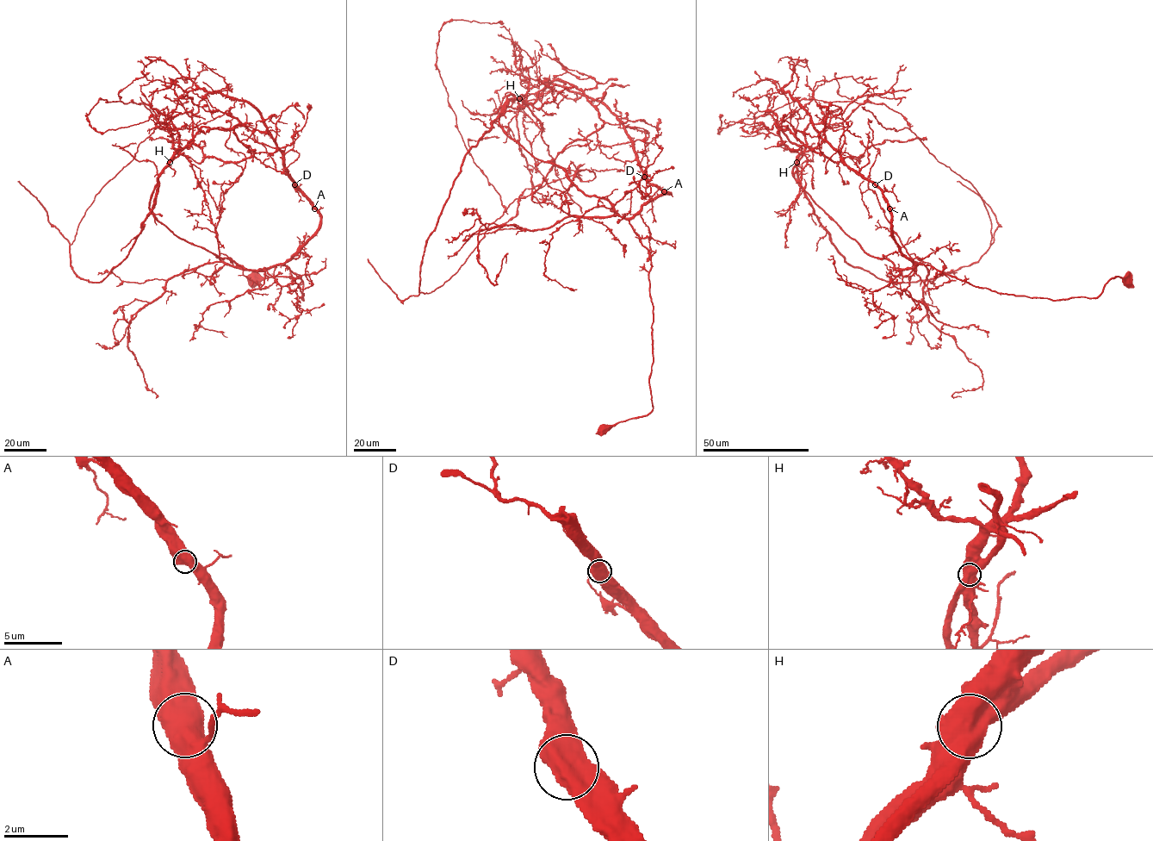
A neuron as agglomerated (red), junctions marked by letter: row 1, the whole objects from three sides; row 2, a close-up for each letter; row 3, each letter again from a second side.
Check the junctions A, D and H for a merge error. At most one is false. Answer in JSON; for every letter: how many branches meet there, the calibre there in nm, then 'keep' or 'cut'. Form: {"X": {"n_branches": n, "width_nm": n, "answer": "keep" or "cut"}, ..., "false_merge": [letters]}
{"A": {"n_branches": 2, "width_nm": 750, "answer": "keep"}, "D": {"n_branches": 2, "width_nm": 700, "answer": "keep"}, "H": {"n_branches": 2, "width_nm": 800, "answer": "cut"}, "false_merge": ["H"]}

